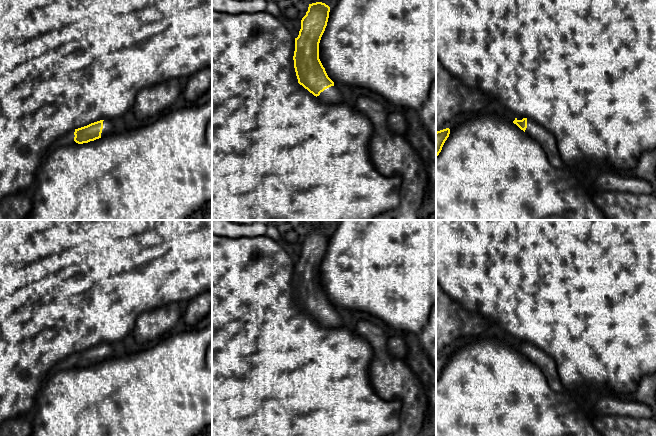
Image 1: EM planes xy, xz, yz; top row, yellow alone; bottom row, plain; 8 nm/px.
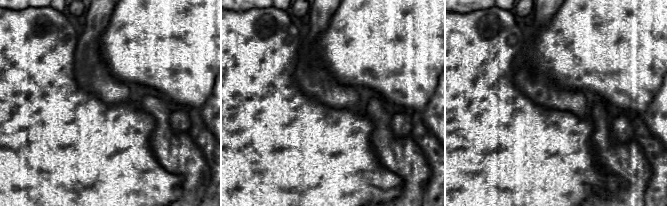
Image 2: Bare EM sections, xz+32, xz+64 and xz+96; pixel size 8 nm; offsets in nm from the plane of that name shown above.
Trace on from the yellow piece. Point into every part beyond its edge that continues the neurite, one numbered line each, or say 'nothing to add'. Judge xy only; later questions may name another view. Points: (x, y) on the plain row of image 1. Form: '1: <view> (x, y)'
1: xy (108, 352)

